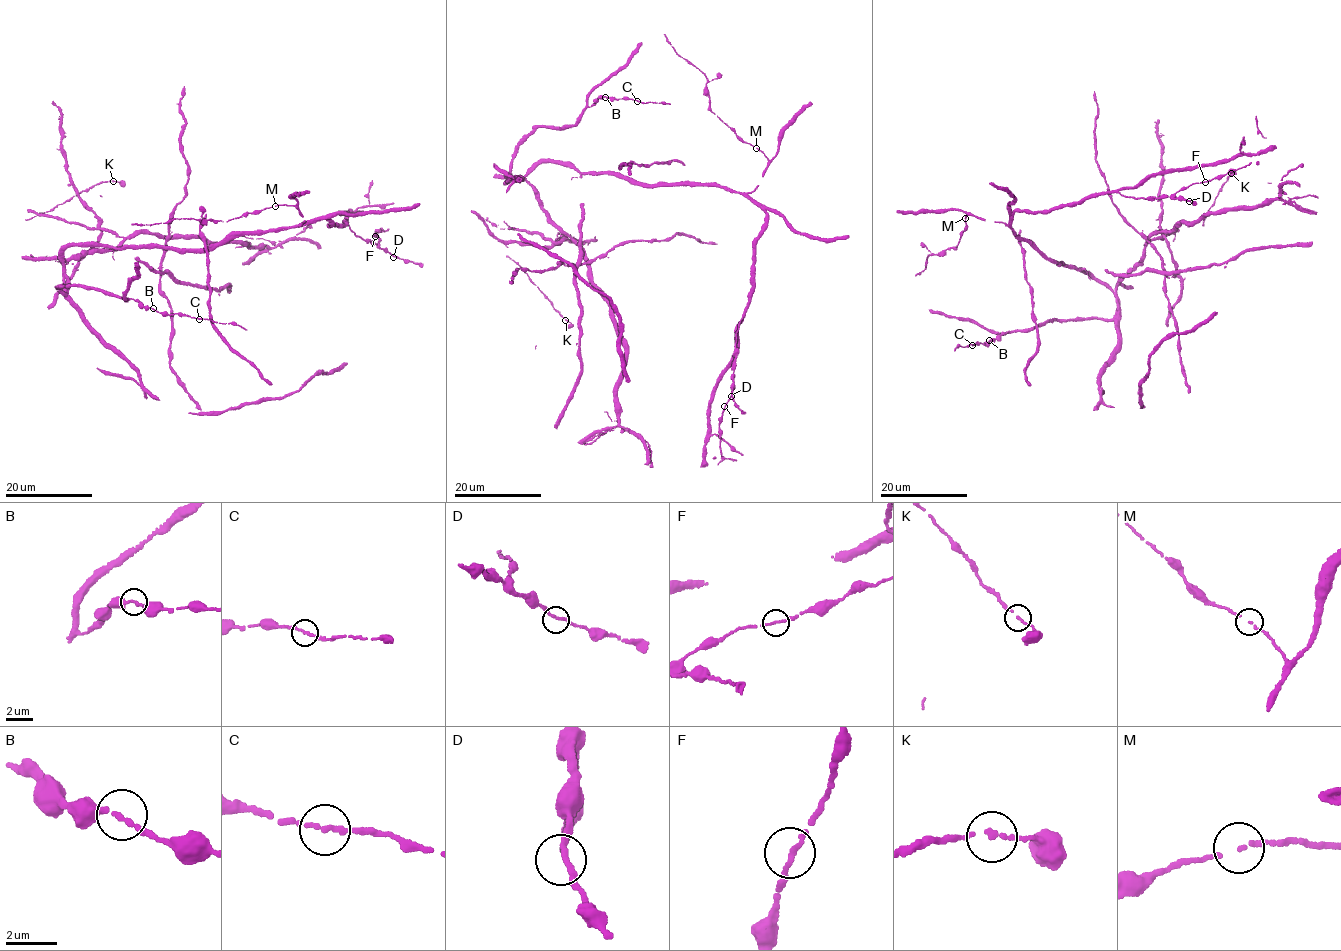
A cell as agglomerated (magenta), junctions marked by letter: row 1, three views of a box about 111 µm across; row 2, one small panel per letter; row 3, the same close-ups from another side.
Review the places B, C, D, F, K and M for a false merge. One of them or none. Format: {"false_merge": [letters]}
{"false_merge": []}

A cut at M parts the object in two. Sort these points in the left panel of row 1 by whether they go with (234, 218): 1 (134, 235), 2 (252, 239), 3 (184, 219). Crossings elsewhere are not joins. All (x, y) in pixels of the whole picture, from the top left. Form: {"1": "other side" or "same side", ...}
{"1": "other side", "2": "other side", "3": "same side"}

